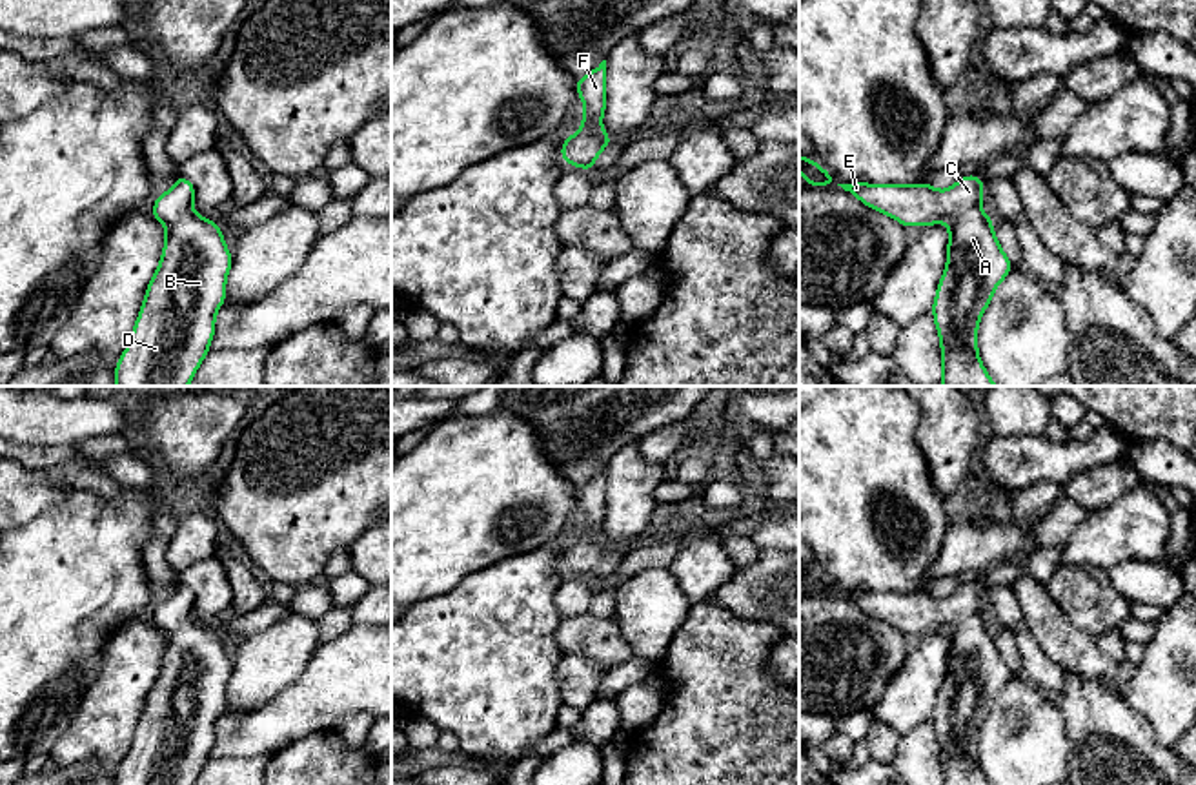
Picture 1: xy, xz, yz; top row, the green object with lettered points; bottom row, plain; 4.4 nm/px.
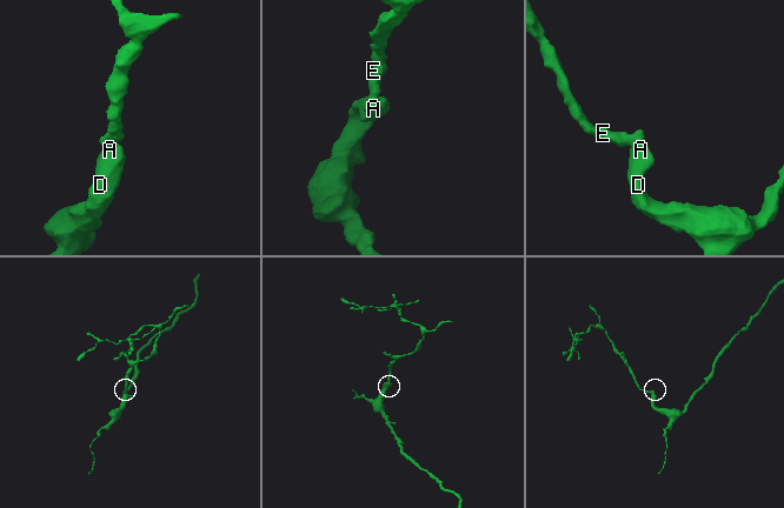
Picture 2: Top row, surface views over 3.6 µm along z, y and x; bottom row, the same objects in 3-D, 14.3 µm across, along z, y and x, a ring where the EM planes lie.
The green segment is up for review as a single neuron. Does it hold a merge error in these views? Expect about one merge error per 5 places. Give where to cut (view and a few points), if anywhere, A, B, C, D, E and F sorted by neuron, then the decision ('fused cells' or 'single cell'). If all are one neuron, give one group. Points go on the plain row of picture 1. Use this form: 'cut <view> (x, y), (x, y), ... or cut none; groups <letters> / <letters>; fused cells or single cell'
cut none; groups A B C D E F; single cell

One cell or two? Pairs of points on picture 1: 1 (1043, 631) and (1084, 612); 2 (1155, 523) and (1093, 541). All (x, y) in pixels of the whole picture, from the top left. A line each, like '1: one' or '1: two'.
1: two
2: one

